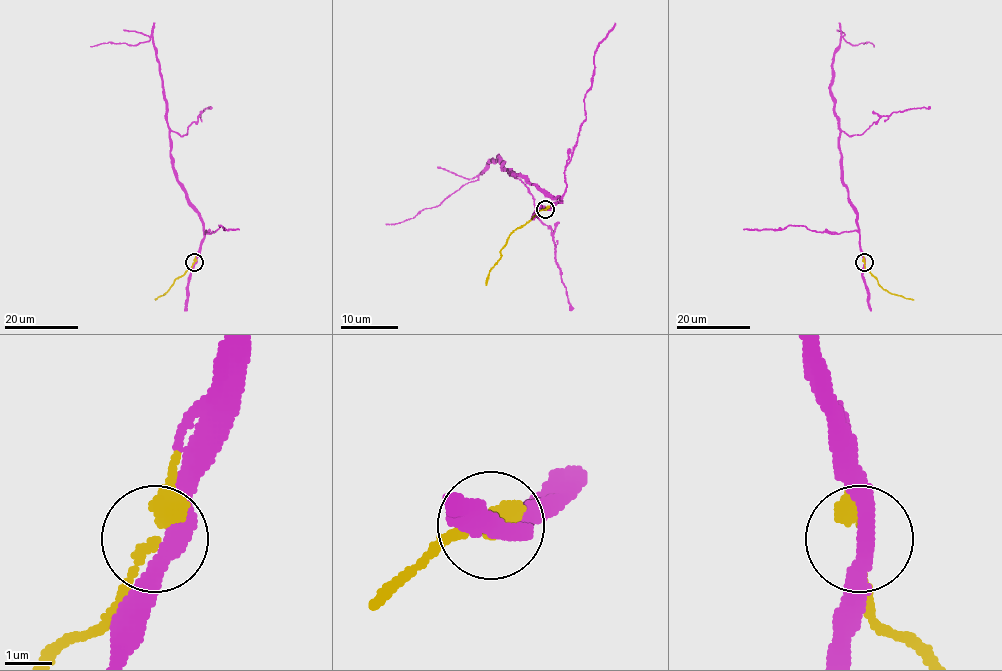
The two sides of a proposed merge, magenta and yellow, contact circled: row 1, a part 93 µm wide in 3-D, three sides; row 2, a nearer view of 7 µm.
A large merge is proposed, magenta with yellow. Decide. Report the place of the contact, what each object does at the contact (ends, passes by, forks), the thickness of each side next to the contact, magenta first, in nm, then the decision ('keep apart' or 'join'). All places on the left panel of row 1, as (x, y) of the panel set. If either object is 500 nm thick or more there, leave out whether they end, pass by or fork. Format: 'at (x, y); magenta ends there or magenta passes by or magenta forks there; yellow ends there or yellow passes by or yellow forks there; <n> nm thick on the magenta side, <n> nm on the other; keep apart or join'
at (194, 262); magenta passes by; yellow passes by; 400 nm thick on the magenta side, 220 nm on the other; join

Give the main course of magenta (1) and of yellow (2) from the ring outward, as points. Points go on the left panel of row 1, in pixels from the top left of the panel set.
1: (194, 262), (204, 237), (203, 222), (173, 166), (166, 99), (153, 39), (136, 45), (108, 42), (90, 46)
2: (193, 262), (164, 295), (155, 299)

